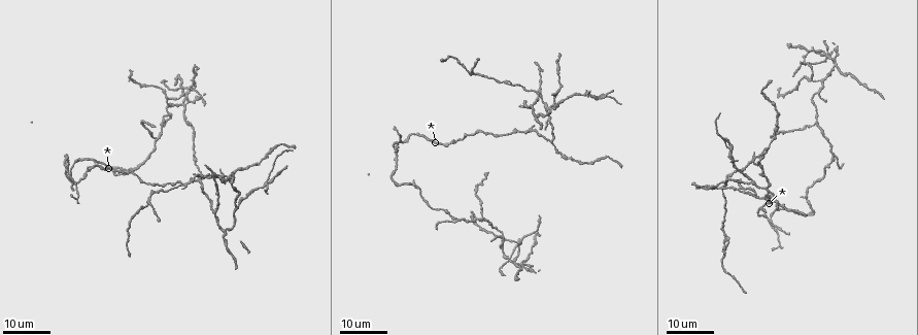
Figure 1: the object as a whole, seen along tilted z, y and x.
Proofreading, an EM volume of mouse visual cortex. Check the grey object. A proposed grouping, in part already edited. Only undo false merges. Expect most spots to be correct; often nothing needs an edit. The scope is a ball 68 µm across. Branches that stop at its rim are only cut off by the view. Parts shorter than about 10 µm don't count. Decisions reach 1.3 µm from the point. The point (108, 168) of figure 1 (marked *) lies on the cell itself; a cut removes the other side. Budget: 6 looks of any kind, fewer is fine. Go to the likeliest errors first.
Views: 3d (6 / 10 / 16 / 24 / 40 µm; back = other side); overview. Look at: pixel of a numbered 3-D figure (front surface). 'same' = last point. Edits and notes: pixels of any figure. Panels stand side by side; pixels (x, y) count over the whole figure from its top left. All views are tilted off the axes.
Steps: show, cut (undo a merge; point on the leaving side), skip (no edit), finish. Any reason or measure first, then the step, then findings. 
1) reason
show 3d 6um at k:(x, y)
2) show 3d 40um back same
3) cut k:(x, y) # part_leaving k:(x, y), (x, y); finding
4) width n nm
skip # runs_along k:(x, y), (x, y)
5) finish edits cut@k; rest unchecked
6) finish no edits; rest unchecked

show 3d 16um at 1:(181, 86)

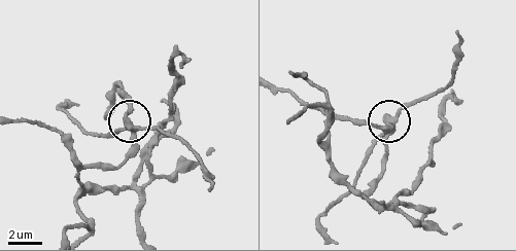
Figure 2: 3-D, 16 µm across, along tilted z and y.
zoom in
show 3d 6um at 2:(128, 129)

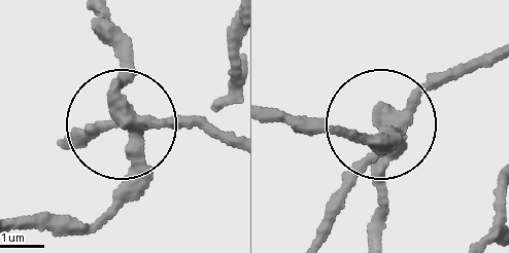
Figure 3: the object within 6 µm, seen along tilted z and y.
arms 4
cut 3:(91, 124) # part_leaving 3:(134, 125), (77, 146); two cells meet here

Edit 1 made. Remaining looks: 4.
four arms meet
show 3d 24um at 1:(68, 173)

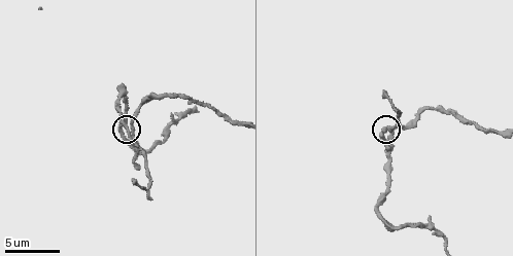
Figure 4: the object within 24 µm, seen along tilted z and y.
zoom in
show 3d 6um at 4:(128, 130)

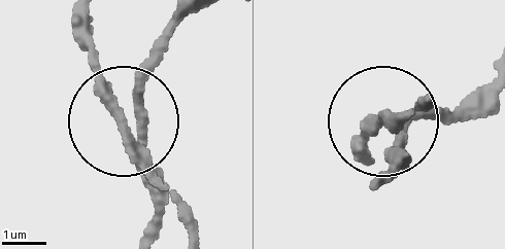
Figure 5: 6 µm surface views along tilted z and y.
show 3d 6um back at 5:(119, 115)

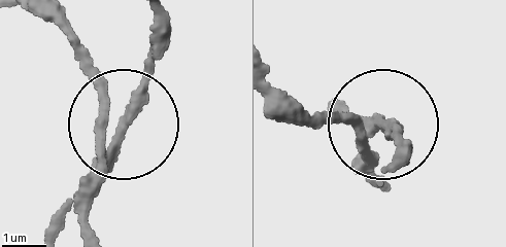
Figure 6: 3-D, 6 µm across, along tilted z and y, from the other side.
width 240 nm
skip # one cell here

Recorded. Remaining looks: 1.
finish edits cut@3; rest unchecked

